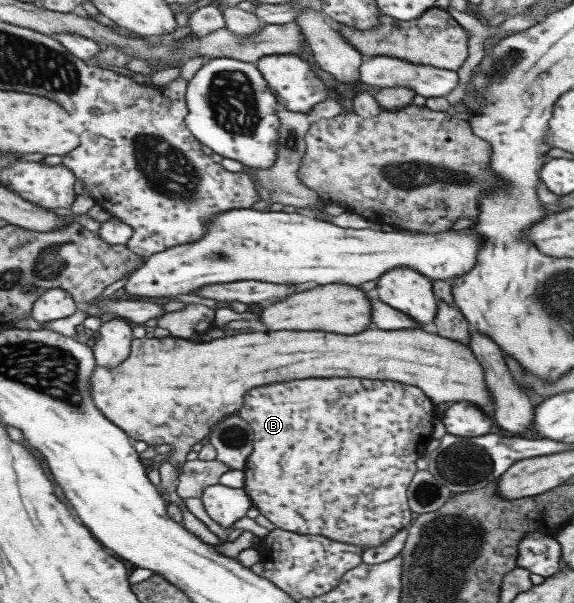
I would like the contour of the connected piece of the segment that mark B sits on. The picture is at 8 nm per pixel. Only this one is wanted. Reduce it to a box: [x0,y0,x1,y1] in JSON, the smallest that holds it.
[237,377,435,549]

